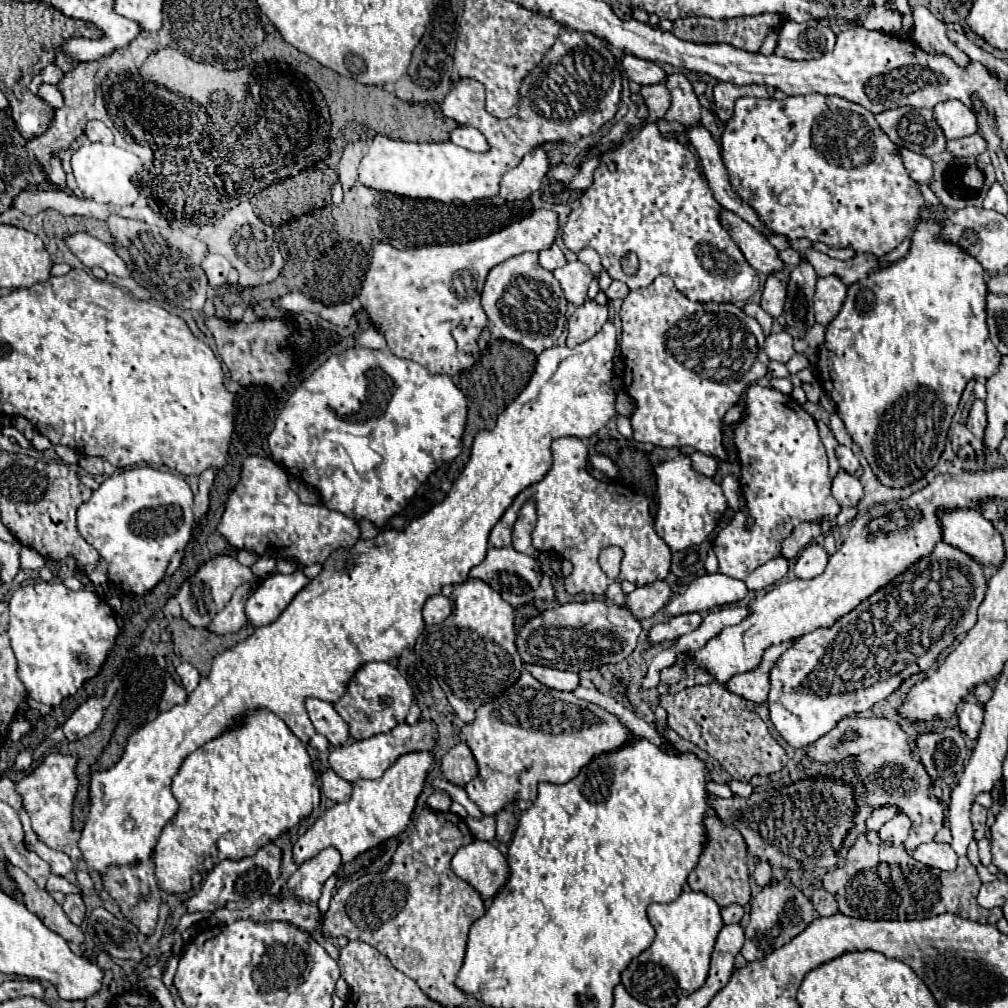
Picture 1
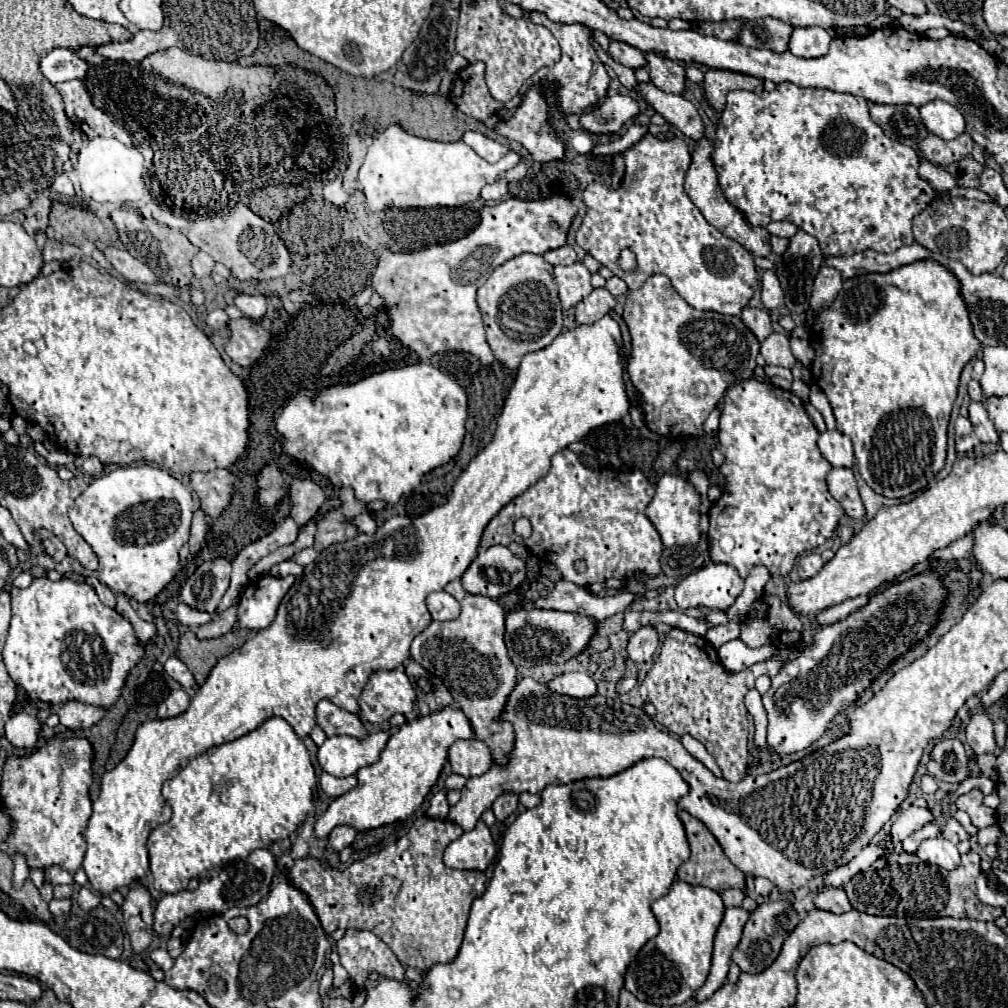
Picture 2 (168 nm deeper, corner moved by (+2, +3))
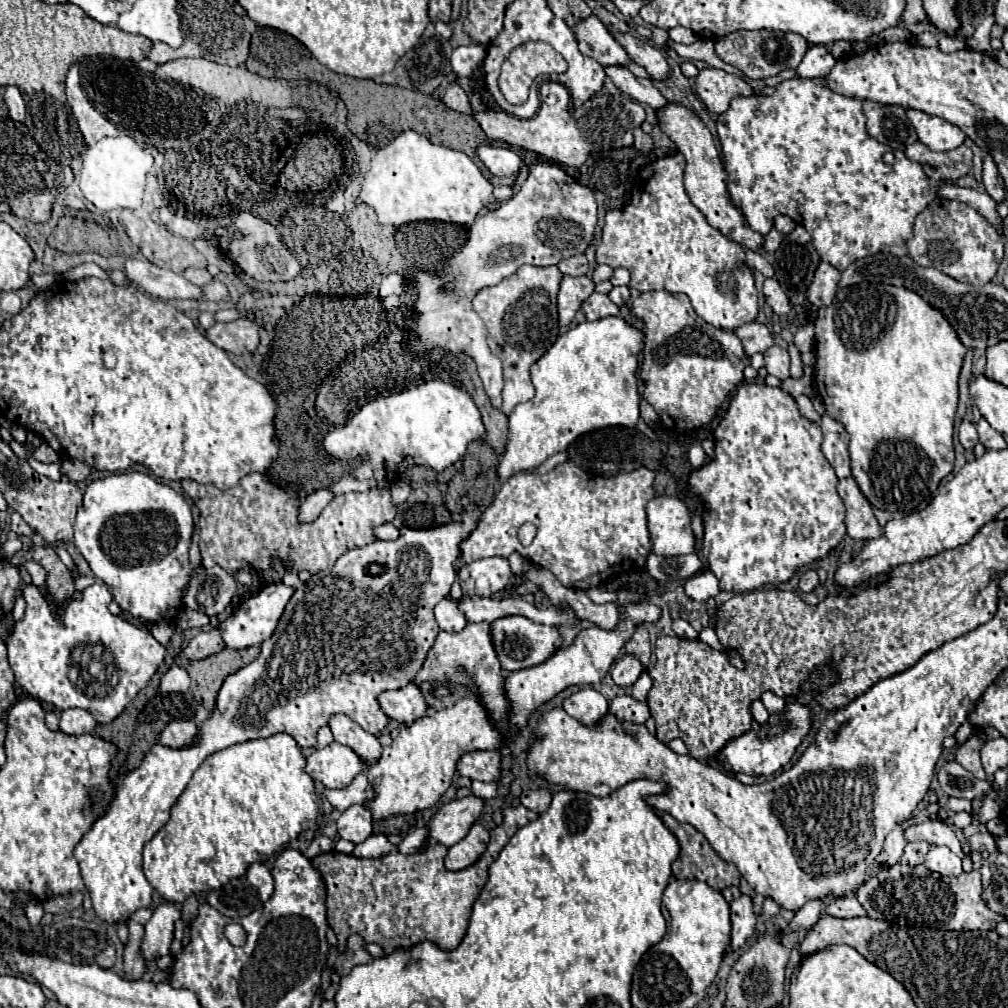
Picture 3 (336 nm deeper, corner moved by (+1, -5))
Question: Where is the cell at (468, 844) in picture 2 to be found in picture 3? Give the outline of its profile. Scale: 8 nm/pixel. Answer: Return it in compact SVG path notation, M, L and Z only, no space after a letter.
M476 822L462 842L448 848L446 870L458 872L458 870L464 870L464 868L472 866L486 852L488 842L490 842L488 830L480 822Z

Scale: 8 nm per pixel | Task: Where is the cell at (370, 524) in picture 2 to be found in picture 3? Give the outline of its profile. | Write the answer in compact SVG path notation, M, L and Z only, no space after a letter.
M382 524L378 528L374 528L374 536L378 540L396 540L398 538L398 528L392 524Z

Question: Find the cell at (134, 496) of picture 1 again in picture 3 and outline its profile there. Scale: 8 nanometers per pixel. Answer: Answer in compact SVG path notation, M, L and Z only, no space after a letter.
M122 472L88 484L84 494L84 508L78 510L74 522L74 546L86 558L96 578L100 578L122 610L134 618L156 622L162 616L174 618L182 608L184 586L188 584L192 566L188 562L188 548L192 538L192 512L188 500L170 486L154 480L144 472Z

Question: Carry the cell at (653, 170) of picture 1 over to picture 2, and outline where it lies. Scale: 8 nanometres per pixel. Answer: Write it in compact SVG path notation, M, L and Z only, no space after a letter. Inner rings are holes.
M645 134L641 142L633 144L625 154L625 178L619 188L607 188L603 184L591 184L583 192L587 204L587 216L577 232L577 244L589 252L603 266L611 268L613 274L623 278L629 290L637 290L643 286L647 276L665 274L673 288L697 310L713 310L719 314L739 316L741 310L749 304L755 288L759 286L759 278L755 272L753 256L735 240L723 236L715 226L711 226L699 208L691 202L687 192L683 190L683 178L691 164L689 146L681 138L673 140L657 140L651 134ZM629 248L637 256L637 268L625 272L619 268L619 252Z

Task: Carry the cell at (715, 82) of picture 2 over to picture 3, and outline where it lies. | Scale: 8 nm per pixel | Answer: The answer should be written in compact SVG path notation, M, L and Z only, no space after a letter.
M704 68L696 78L696 94L712 114L724 114L734 96L752 96L752 86L724 70Z

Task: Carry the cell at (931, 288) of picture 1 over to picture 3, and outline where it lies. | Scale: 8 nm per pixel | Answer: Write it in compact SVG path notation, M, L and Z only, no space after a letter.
M856 284L850 288L842 288L836 292L830 306L818 310L816 318L816 388L824 400L826 414L838 420L848 436L850 436L850 458L852 458L852 476L856 478L862 494L874 508L890 510L890 512L912 512L922 502L932 498L940 480L948 476L954 468L954 446L952 446L952 432L954 432L954 414L958 406L958 376L962 370L962 362L966 356L966 346L958 338L952 324L946 316L932 308L922 296L908 288L898 286L884 286L884 284Z

